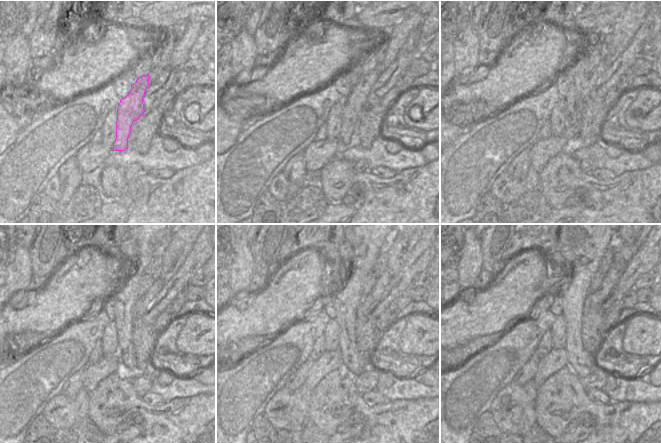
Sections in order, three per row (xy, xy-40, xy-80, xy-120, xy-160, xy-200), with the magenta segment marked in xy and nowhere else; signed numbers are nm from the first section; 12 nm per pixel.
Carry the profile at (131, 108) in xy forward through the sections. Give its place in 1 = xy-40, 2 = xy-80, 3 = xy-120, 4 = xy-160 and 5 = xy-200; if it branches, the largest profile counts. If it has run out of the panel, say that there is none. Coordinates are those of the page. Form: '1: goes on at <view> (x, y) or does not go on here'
1: goes on at xy-40 (355, 102)
2: goes on at xy-80 (589, 81)
3: goes on at xy-120 (141, 305)
4: goes on at xy-160 (366, 302)
5: goes on at xy-200 (618, 265)

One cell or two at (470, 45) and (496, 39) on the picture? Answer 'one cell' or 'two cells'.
two cells

